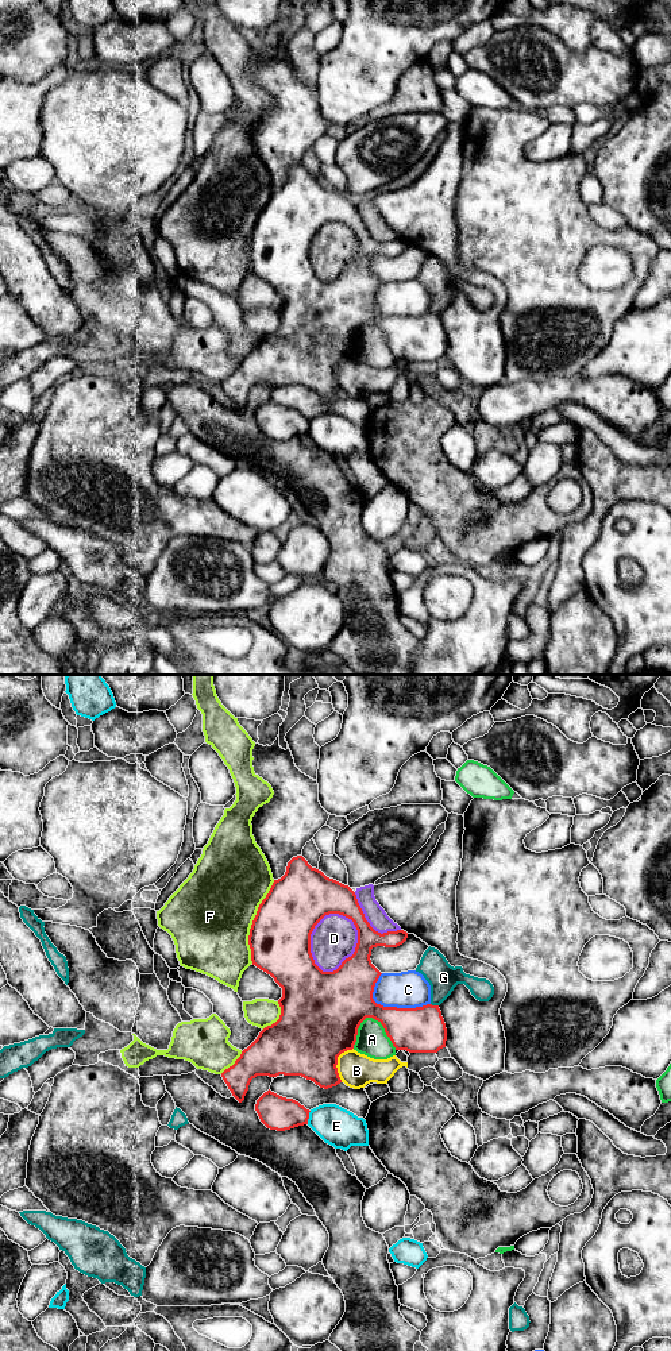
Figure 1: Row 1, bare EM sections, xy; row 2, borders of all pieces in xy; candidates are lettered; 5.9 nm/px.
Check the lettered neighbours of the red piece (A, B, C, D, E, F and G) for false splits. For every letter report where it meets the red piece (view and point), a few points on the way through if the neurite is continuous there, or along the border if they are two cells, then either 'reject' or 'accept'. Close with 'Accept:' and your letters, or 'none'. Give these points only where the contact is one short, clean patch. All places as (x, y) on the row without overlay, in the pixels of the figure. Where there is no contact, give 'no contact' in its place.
A: contact xy (382, 334); reject
B: contact xy (336, 371); border xy (353, 356), (338, 366), (336, 381), (340, 390); reject
C: contact xy (393, 316); reject
D: contact xy (309, 247); reject
E: contact xy (308, 427); reject
F: contact xy (253, 231); reject
G: contact xy (435, 315); reject
Accept: none

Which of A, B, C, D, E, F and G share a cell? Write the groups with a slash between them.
A / B D G / C / E / F

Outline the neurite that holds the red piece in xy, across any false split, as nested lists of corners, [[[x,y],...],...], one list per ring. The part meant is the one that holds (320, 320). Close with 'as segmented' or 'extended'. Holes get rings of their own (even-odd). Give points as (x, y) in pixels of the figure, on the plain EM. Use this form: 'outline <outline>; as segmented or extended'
outline [[[302,165],[293,166],[285,184],[274,189],[252,229],[248,254],[252,274],[270,283],[282,297],[279,328],[265,336],[242,360],[232,375],[221,382],[232,405],[242,412],[257,385],[301,385],[328,398],[342,391],[338,366],[352,359],[358,337],[366,327],[378,329],[396,359],[437,362],[446,356],[447,337],[439,314],[416,317],[383,316],[373,308],[375,292],[382,283],[370,269],[377,255],[397,256],[408,247],[404,239],[378,242],[366,229],[355,201],[321,180],[312,177]],[[329,223],[351,228],[358,239],[358,252],[351,266],[333,281],[323,281],[311,262],[311,243]]]; as segmented

